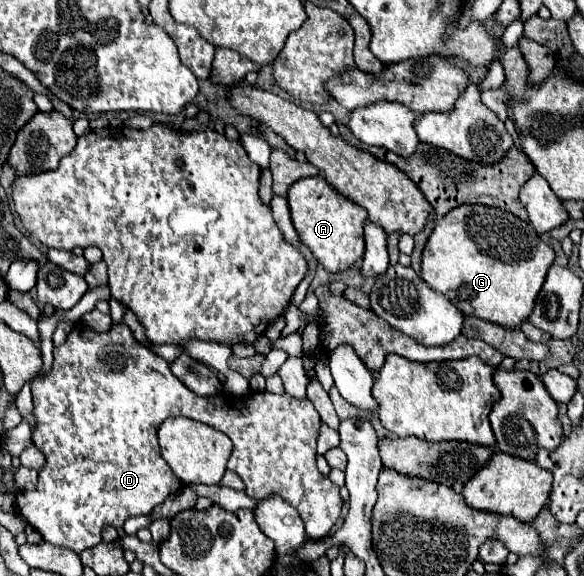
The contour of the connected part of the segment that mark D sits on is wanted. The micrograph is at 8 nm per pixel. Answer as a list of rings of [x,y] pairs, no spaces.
[[[119,323],[119,325],[113,325],[107,333],[97,333],[89,327],[83,327],[83,325],[75,325],[73,331],[67,335],[65,343],[59,345],[59,347],[53,347],[53,365],[51,369],[43,375],[43,377],[35,377],[31,381],[31,391],[33,391],[33,405],[35,405],[35,417],[37,417],[37,429],[33,433],[33,443],[45,453],[47,457],[47,463],[45,467],[39,471],[39,483],[37,483],[37,489],[33,491],[19,491],[17,493],[17,507],[19,507],[19,513],[21,517],[31,525],[35,527],[41,537],[57,547],[65,547],[65,549],[71,549],[75,553],[81,553],[83,549],[89,549],[89,547],[95,547],[99,541],[101,541],[101,531],[105,525],[113,525],[115,529],[121,529],[125,519],[129,517],[135,517],[135,515],[149,515],[153,511],[155,505],[163,503],[169,495],[177,493],[181,489],[181,483],[177,479],[177,475],[171,471],[171,467],[165,463],[165,459],[161,457],[161,451],[159,451],[159,443],[157,443],[157,429],[159,425],[167,419],[167,417],[189,417],[189,419],[195,419],[195,421],[201,421],[217,431],[223,431],[231,441],[233,441],[233,453],[229,457],[229,463],[227,463],[227,469],[237,473],[243,483],[245,483],[245,493],[257,501],[261,499],[267,499],[269,495],[277,495],[281,499],[285,499],[287,503],[291,503],[301,519],[305,521],[305,531],[307,531],[307,537],[309,539],[323,539],[331,529],[333,525],[337,523],[339,515],[341,515],[341,507],[343,507],[343,501],[341,501],[341,495],[339,495],[339,487],[335,487],[329,479],[325,479],[323,475],[319,475],[319,469],[317,469],[317,463],[315,463],[315,447],[317,447],[317,437],[319,437],[319,427],[321,427],[321,417],[319,413],[315,411],[313,403],[309,399],[295,399],[287,393],[283,395],[273,395],[273,393],[249,393],[249,395],[243,395],[243,397],[237,397],[237,395],[227,395],[225,391],[223,393],[217,393],[217,395],[207,395],[207,397],[199,397],[195,395],[191,389],[187,389],[169,369],[169,363],[165,359],[159,359],[159,355],[155,355],[153,351],[147,351],[145,345],[141,345],[131,329],[125,325],[125,323]]]

